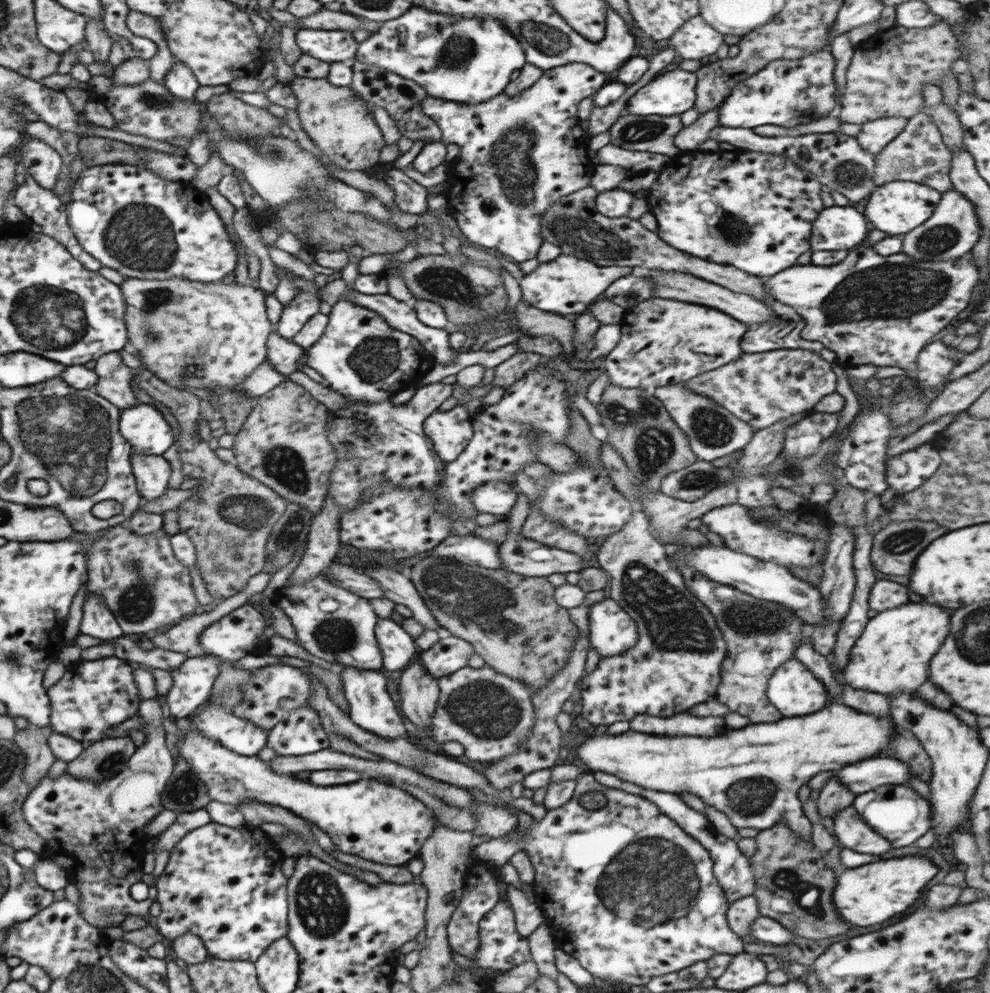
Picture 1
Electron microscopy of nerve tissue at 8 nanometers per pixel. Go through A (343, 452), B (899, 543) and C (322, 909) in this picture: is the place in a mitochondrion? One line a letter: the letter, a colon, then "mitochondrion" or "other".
A: other
B: mitochondrion
C: mitochondrion

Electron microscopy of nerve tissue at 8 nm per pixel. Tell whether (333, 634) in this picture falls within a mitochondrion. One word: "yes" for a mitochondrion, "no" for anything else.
yes

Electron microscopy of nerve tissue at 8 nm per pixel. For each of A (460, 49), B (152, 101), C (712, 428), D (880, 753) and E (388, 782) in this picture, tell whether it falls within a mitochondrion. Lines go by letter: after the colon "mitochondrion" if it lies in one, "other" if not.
A: mitochondrion
B: mitochondrion
C: mitochondrion
D: other
E: other

